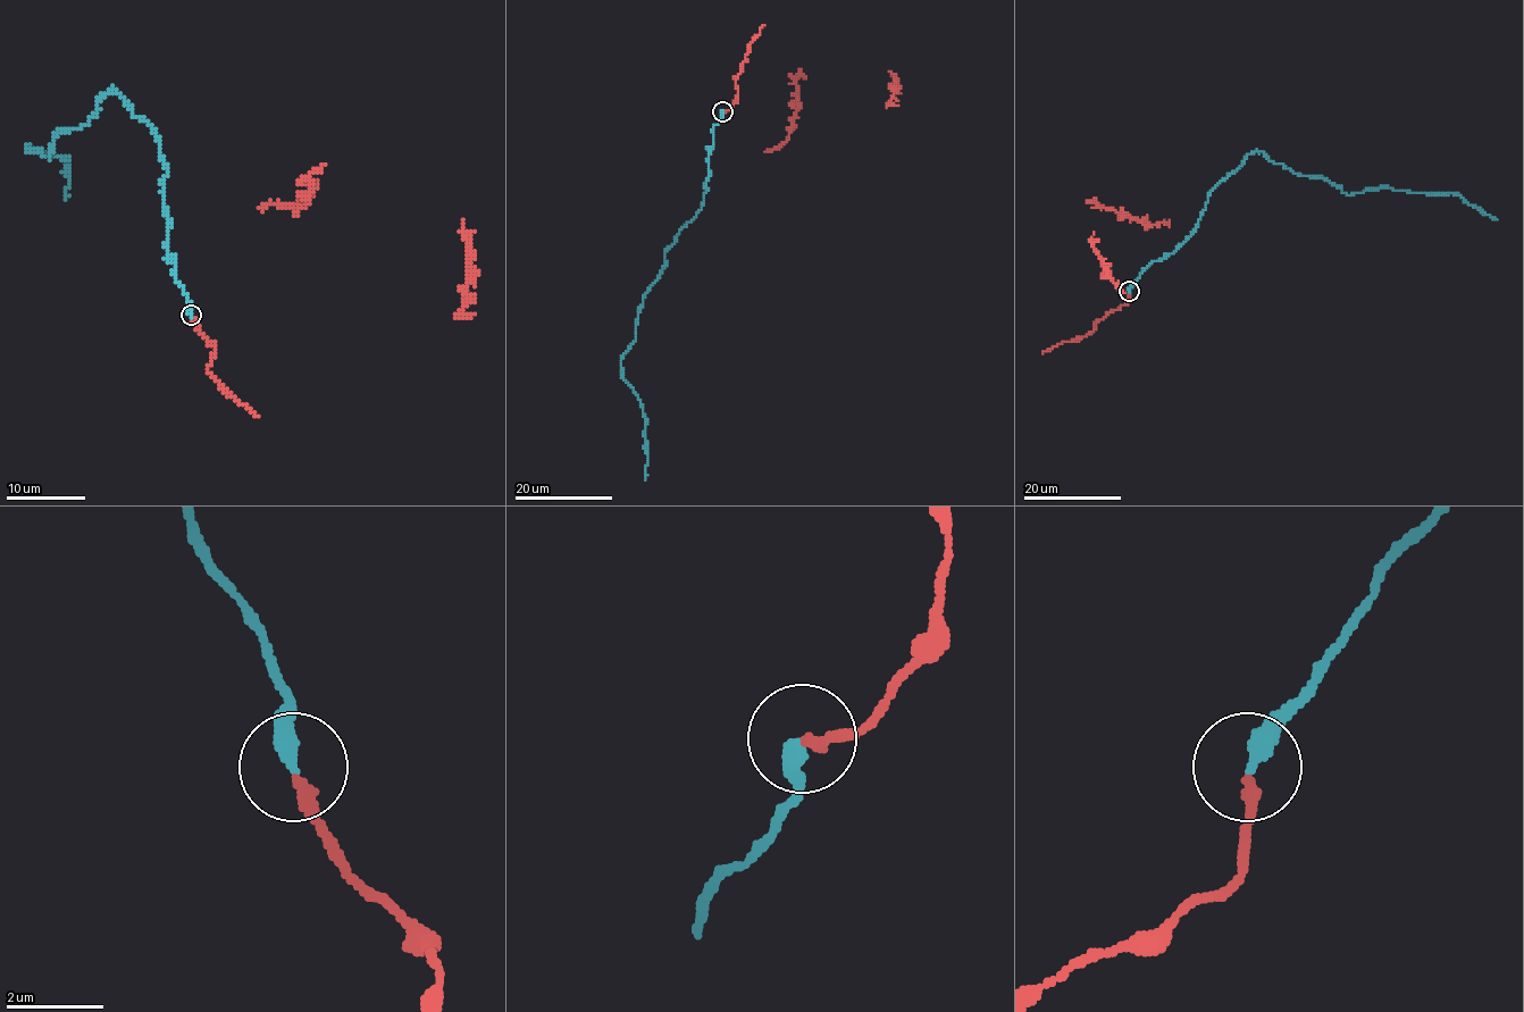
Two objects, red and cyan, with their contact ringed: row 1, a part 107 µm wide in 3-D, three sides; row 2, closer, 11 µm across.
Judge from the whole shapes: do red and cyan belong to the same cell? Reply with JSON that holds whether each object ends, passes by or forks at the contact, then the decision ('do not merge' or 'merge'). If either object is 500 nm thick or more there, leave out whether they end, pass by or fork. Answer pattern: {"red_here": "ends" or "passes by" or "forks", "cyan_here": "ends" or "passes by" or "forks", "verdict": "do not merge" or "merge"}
{"red_here": "ends", "cyan_here": "ends", "verdict": "merge"}

